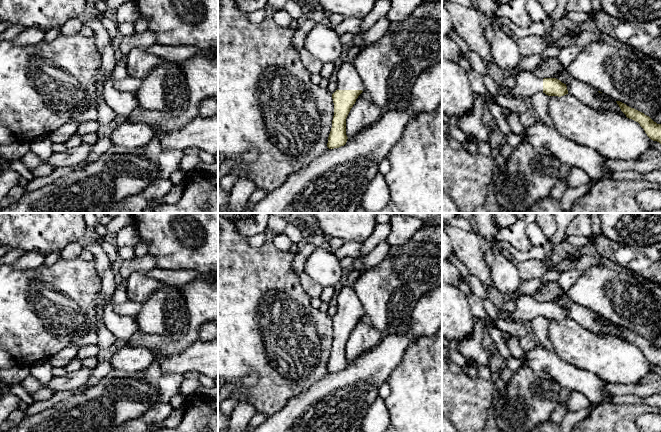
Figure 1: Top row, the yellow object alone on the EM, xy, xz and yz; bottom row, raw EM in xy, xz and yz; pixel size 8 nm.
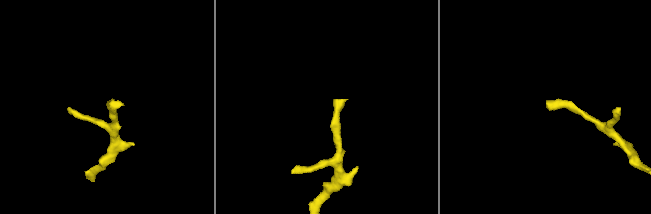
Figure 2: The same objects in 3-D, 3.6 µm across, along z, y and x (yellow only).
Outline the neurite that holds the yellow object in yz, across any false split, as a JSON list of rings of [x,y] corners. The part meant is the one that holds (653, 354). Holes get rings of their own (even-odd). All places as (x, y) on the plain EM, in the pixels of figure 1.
[[[620,325],[616,326],[627,342],[638,346],[651,364],[657,365],[661,368],[661,348],[657,348],[649,340]]]

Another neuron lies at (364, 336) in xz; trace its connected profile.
[[[366,315],[356,323],[346,342],[346,359],[348,362],[357,359],[364,352],[377,346],[383,334],[374,328]]]

